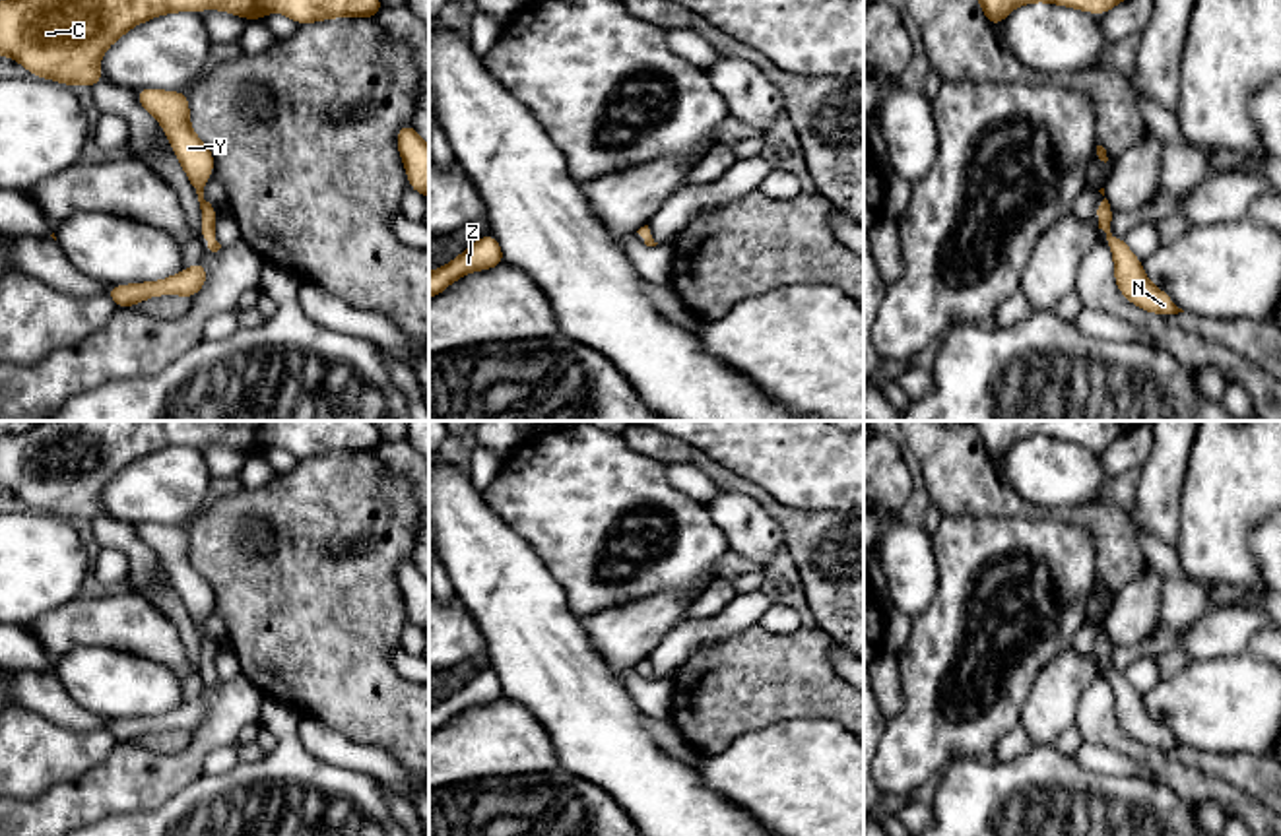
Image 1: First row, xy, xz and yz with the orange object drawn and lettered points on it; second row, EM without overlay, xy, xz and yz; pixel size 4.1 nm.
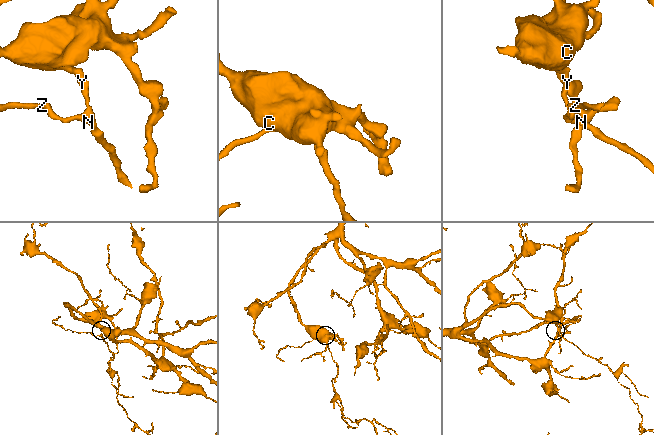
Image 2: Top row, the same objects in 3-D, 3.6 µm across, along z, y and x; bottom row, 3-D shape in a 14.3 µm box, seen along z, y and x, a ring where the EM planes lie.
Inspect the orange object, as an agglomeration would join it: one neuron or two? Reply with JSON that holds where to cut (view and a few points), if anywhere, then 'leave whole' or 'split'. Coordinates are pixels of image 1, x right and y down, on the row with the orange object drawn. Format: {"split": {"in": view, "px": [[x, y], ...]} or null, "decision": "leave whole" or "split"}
{"split": null, "decision": "leave whole"}

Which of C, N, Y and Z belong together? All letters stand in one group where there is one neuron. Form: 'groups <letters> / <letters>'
groups C N Y Z

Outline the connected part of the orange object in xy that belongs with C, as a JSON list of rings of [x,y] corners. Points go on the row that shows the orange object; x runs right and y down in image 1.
[[[0,0],[0,56],[66,85],[107,81],[99,58],[126,31],[173,12],[223,10],[245,19],[279,12],[299,25],[378,17],[380,0]]]

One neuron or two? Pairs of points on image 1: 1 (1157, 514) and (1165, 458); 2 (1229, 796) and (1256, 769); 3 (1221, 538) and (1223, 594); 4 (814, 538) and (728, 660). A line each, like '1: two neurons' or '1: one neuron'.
1: one neuron
2: two neurons
3: two neurons
4: two neurons

